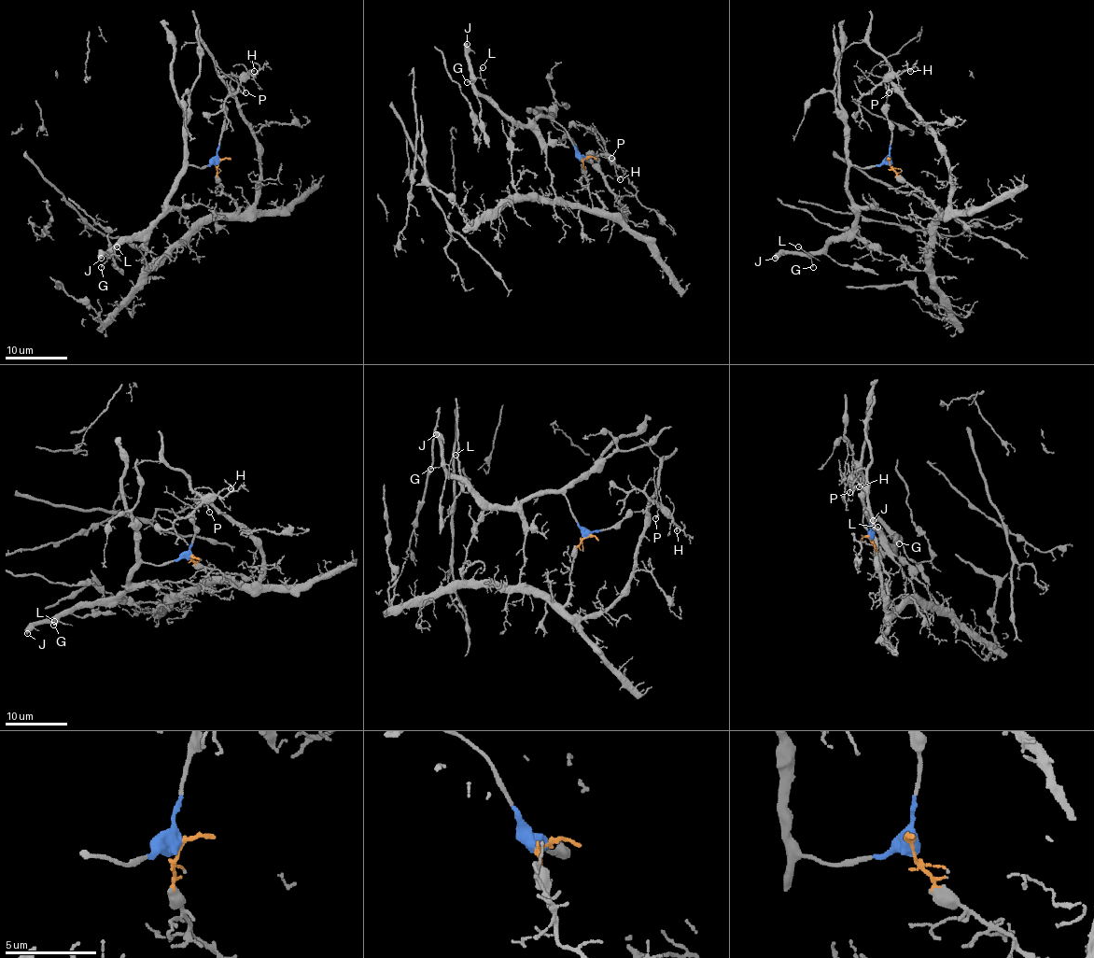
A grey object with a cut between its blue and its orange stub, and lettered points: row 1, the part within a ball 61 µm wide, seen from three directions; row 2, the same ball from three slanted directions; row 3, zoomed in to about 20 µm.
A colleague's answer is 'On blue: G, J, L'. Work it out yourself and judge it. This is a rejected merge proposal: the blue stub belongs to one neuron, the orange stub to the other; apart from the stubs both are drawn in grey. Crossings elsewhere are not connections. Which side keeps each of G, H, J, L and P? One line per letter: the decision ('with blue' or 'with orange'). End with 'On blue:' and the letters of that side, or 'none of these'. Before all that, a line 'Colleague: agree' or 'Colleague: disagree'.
Colleague: agree
G: with blue
H: with orange
J: with blue
L: with blue
P: with orange
On blue: G, J, L

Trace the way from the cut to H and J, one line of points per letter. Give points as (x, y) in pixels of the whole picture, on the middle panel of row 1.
H: (584, 158), (588, 189), (603, 211), (622, 220), (626, 214), (597, 166), (597, 152), (614, 166), (620, 180)
J: (584, 158), (569, 134), (551, 118), (539, 117), (527, 124), (518, 124), (492, 105), (475, 87), (467, 44)

